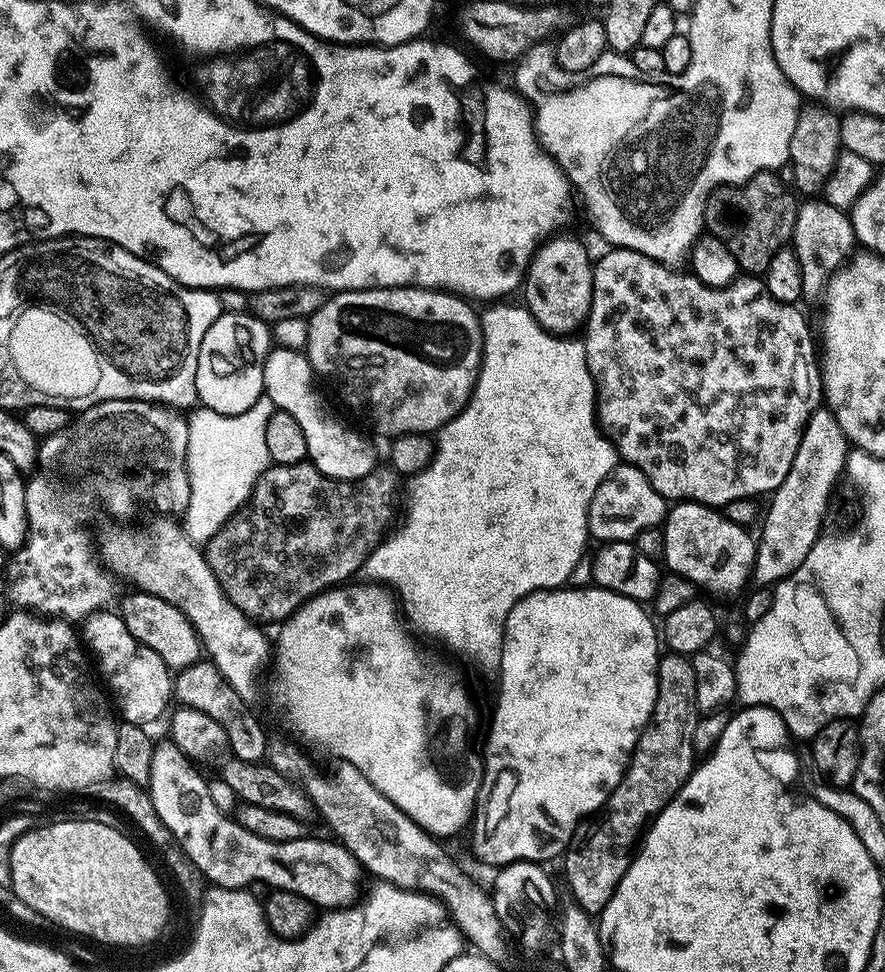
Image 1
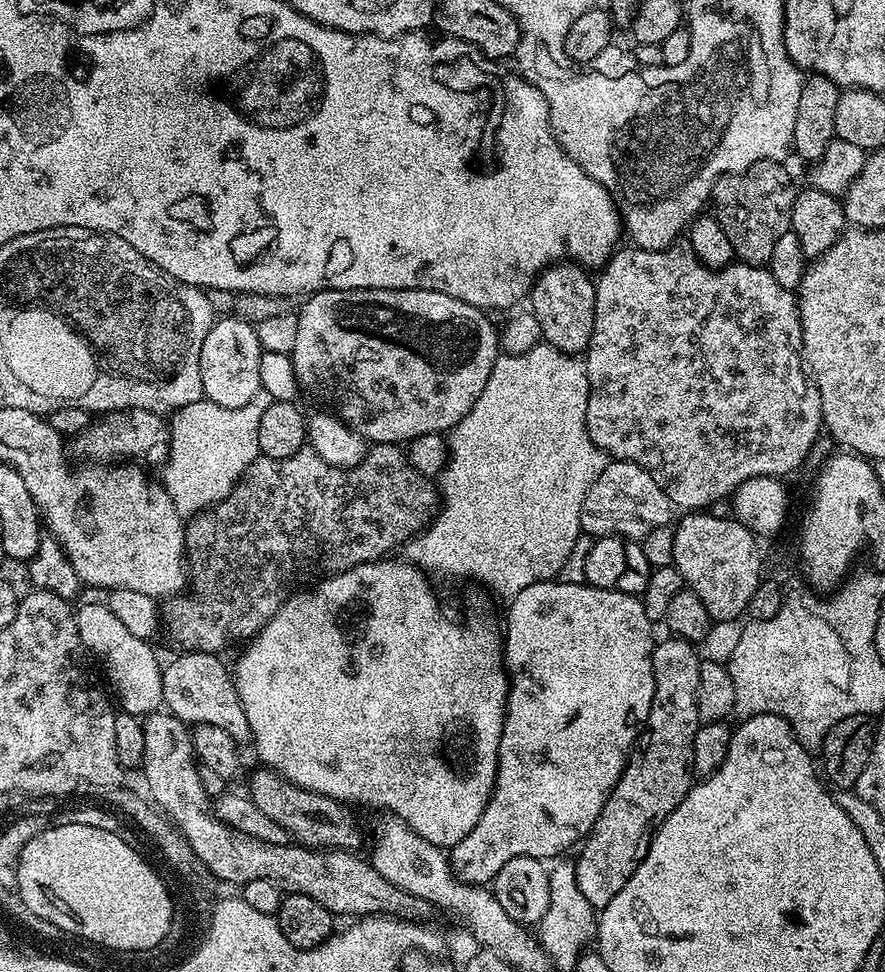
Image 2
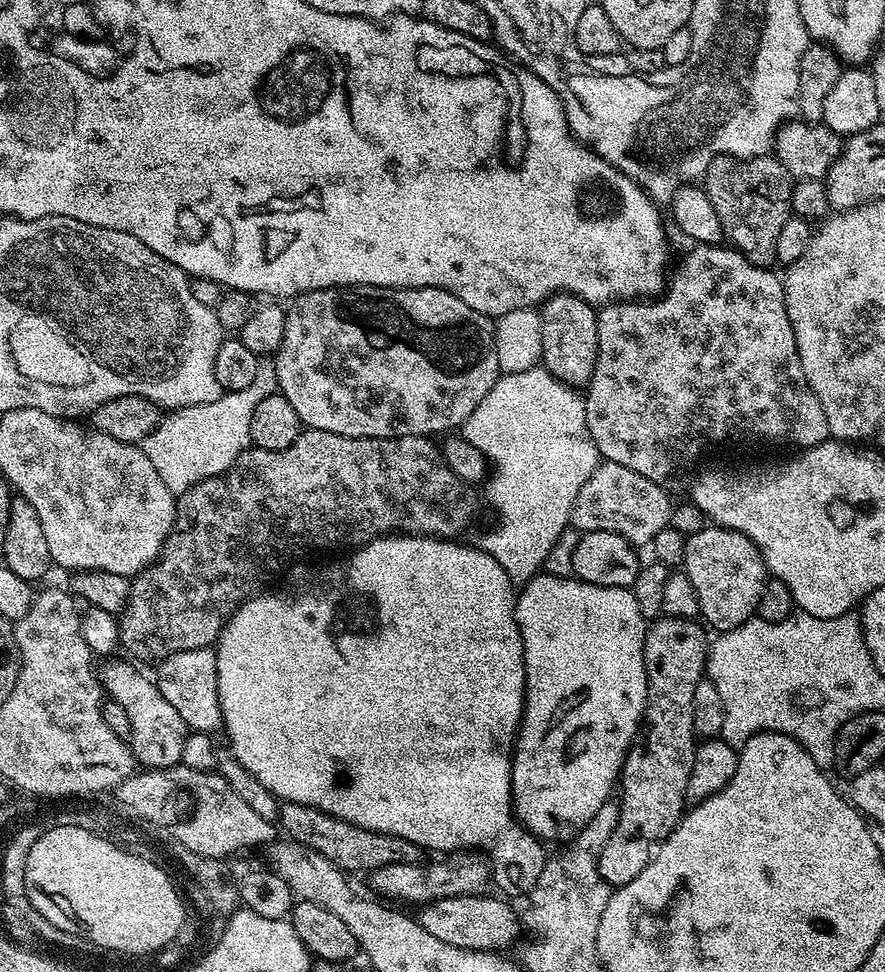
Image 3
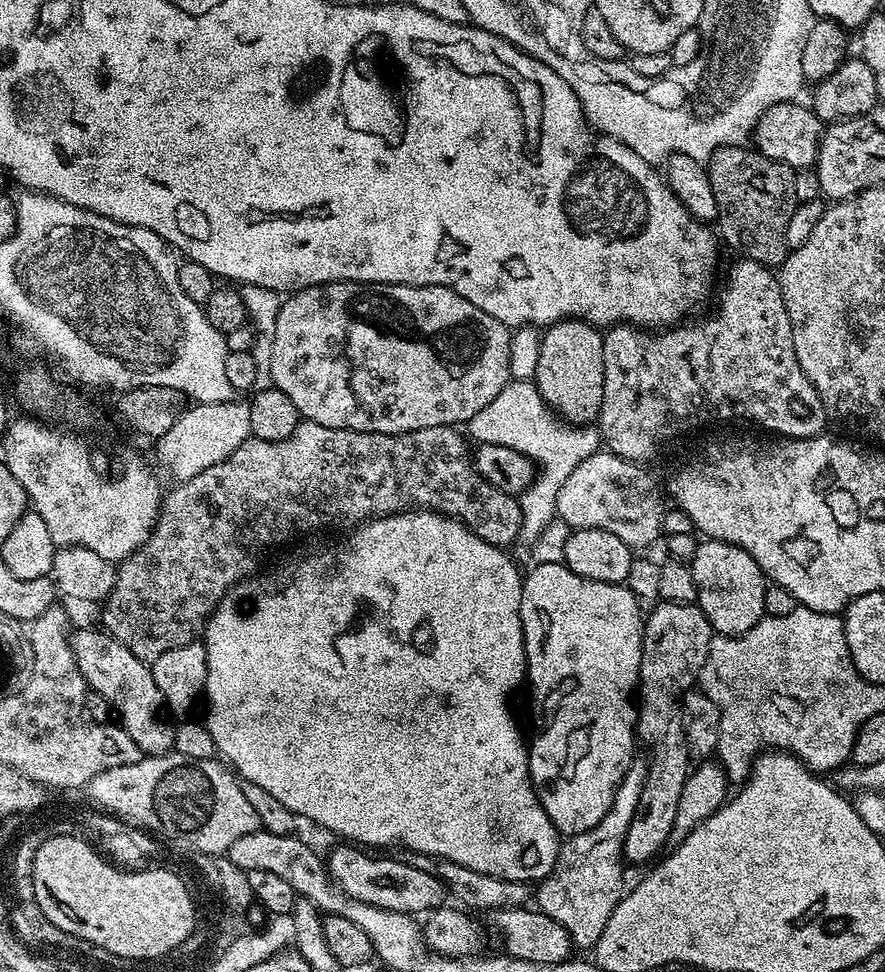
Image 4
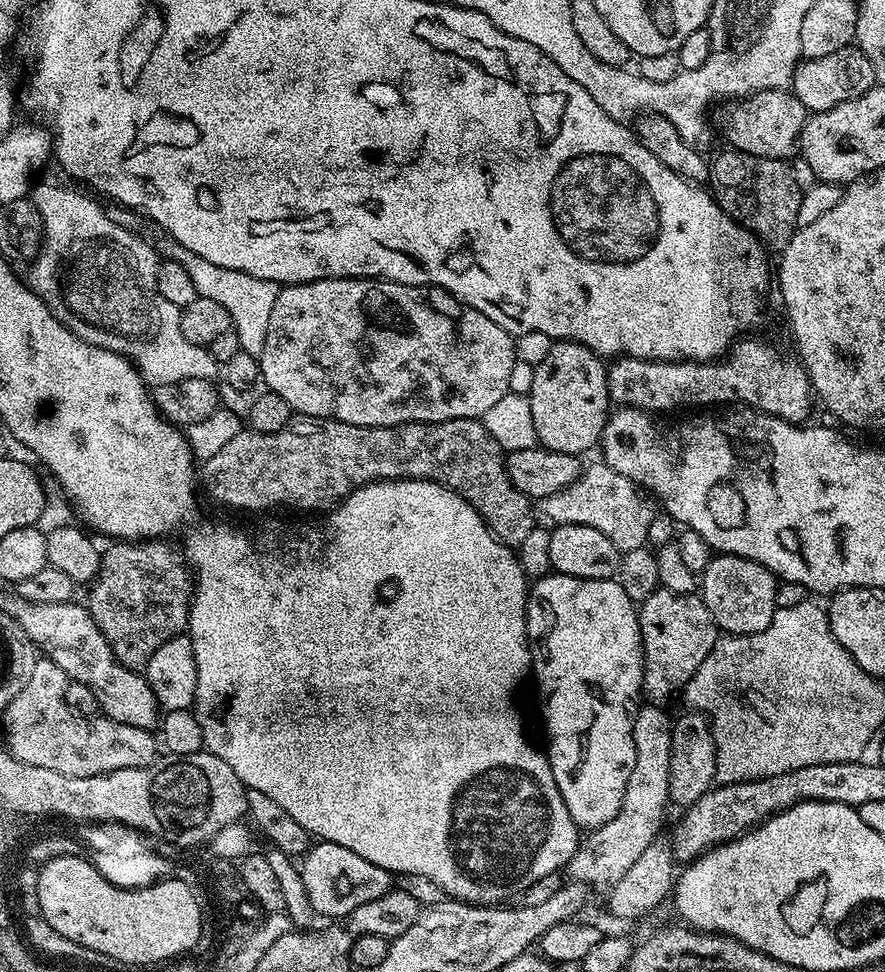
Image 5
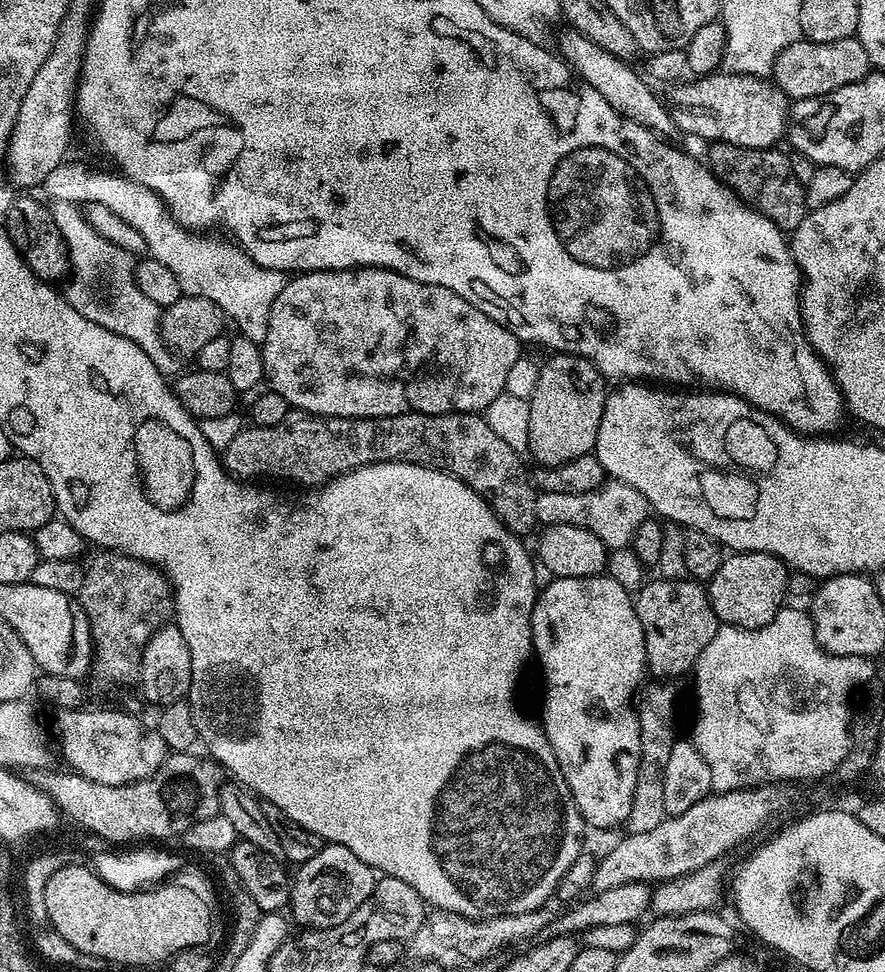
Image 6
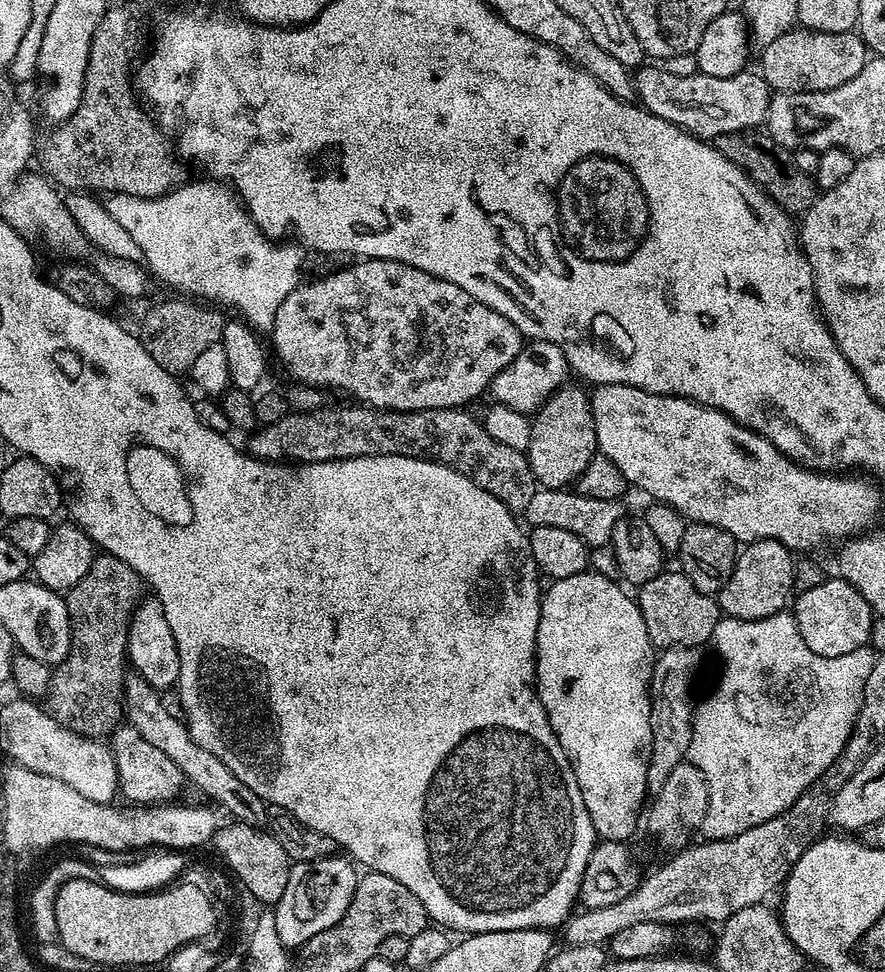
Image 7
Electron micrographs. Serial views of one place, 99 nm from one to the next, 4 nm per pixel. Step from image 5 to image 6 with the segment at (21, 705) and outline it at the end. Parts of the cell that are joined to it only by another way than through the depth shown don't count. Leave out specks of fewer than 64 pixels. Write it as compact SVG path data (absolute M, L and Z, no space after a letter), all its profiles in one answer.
M77 710L77 711L61 711L59 713L60 717L56 720L56 736L60 739L60 752L64 755L64 760L71 771L76 772L80 776L86 777L88 780L93 780L94 782L102 782L102 786L126 786L127 784L133 784L139 780L145 780L150 778L155 772L164 765L166 759L166 749L160 742L160 736L156 733L155 727L143 724L136 716L127 716L124 712L86 712L87 710Z

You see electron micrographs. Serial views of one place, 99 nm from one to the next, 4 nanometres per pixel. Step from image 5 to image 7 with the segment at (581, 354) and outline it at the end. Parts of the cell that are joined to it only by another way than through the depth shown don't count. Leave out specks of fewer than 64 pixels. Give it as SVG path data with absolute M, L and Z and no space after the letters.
M572 387L554 393L532 420L532 437L526 455L530 470L541 488L567 489L575 485L578 477L598 455L589 393Z

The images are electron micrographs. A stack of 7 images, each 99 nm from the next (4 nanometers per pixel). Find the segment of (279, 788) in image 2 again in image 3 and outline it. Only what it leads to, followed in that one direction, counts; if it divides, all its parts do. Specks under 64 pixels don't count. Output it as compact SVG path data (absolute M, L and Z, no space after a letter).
M281 803L278 824L287 839L322 854L322 858L334 862L334 866L345 874L353 874L352 872L368 874L373 868L391 864L423 865L425 863L425 849L414 842L354 826L350 822L326 814L320 808L312 807L311 804Z

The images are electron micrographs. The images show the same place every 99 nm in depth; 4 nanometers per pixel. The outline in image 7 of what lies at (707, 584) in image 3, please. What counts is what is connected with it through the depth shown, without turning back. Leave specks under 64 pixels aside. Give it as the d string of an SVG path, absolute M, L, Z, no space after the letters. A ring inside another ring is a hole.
M755 540L739 549L736 565L722 590L718 603L724 616L739 620L757 620L785 611L784 604L794 592L796 566L792 549L782 546L777 540ZM792 592L792 593L791 593Z

